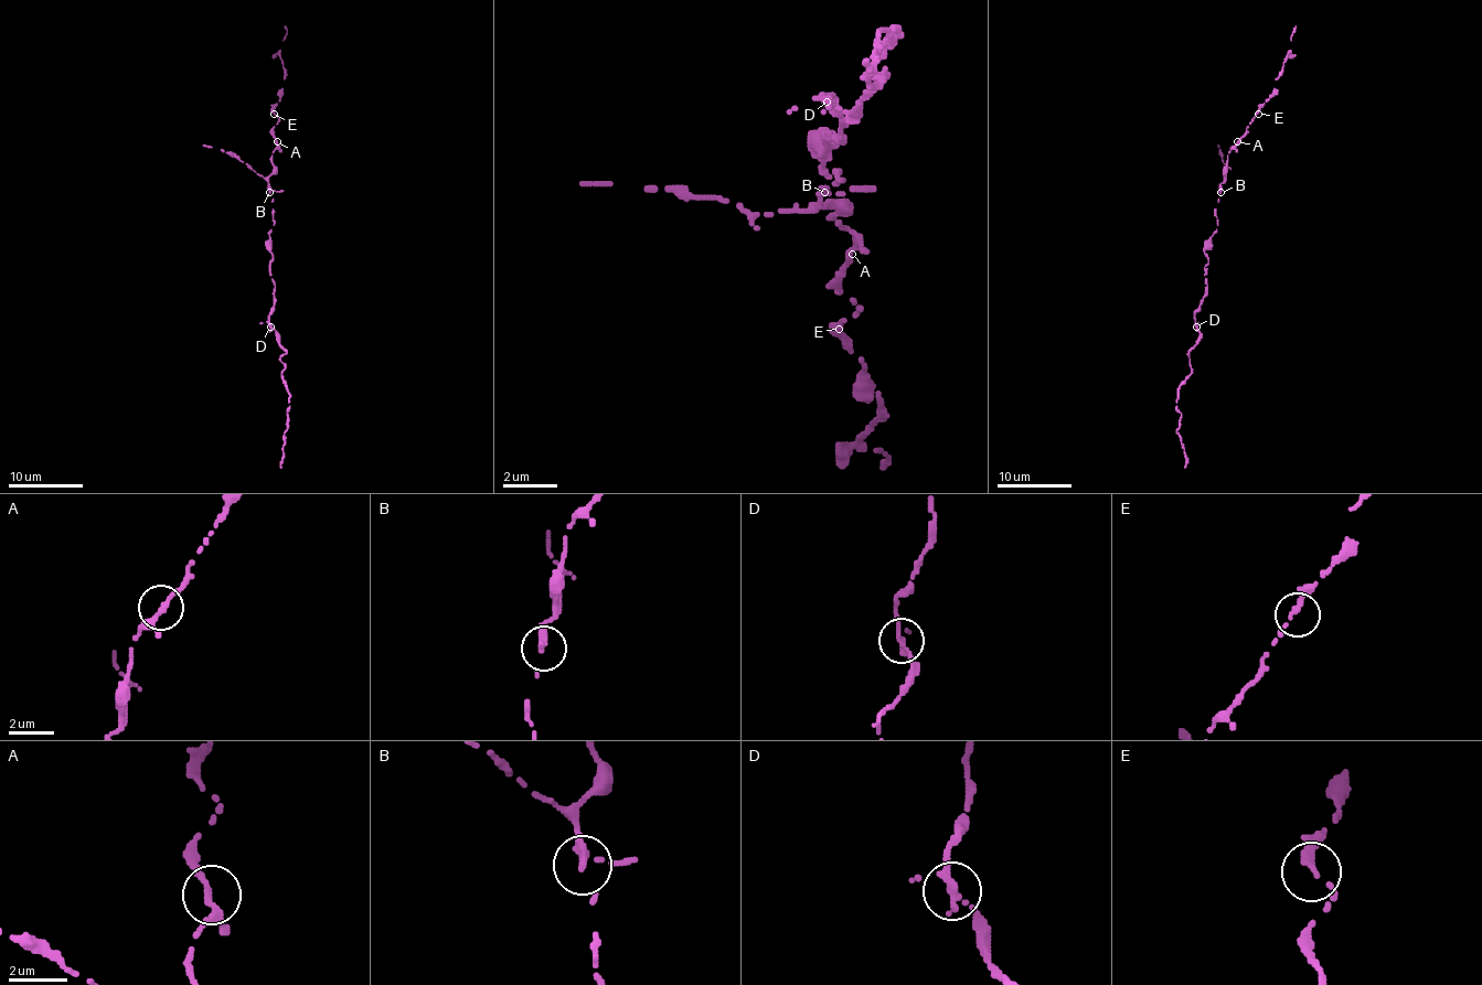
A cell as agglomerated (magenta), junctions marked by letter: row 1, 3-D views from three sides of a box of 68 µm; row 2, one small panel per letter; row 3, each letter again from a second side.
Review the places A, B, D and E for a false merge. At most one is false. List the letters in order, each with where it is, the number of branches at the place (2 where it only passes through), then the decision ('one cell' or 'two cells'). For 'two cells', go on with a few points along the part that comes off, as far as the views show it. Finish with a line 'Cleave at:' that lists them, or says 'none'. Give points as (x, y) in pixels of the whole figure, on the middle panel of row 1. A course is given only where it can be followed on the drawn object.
A: place (852, 254); branches 3; one cell
B: place (824, 192); branches 3; one cell
D: place (827, 102); branches 3; one cell
E: place (839, 329); branches 2; one cell
Cleave at: none

